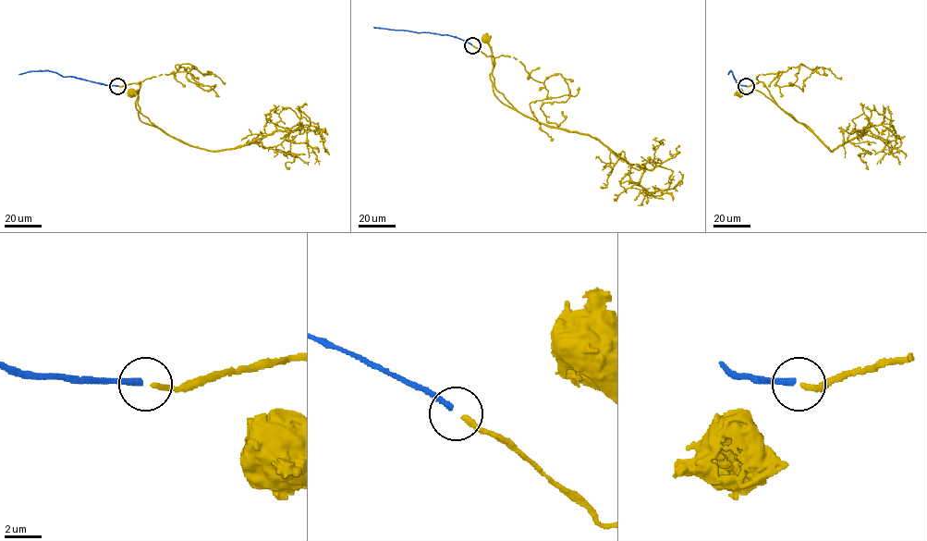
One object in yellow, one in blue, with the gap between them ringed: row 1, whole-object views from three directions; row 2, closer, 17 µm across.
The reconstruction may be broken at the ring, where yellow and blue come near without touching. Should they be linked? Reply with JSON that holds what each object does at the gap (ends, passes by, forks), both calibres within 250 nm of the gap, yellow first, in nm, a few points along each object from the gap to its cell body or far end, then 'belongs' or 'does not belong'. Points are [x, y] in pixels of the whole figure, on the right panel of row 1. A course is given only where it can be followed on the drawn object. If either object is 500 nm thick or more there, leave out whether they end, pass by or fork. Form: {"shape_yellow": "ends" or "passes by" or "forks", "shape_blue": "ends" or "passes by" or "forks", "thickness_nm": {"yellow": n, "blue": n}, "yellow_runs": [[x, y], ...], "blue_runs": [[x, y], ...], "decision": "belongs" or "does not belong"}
{"shape_yellow": "ends", "shape_blue": "ends", "thickness_nm": {"yellow": 280, "blue": 300}, "yellow_runs": [[747, 86], [762, 81], [780, 107], [810, 129], [760, 92], [751, 90], [746, 93], [739, 93]], "blue_runs": [[746, 85], [736, 81], [731, 71], [728, 75]], "decision": "belongs"}

